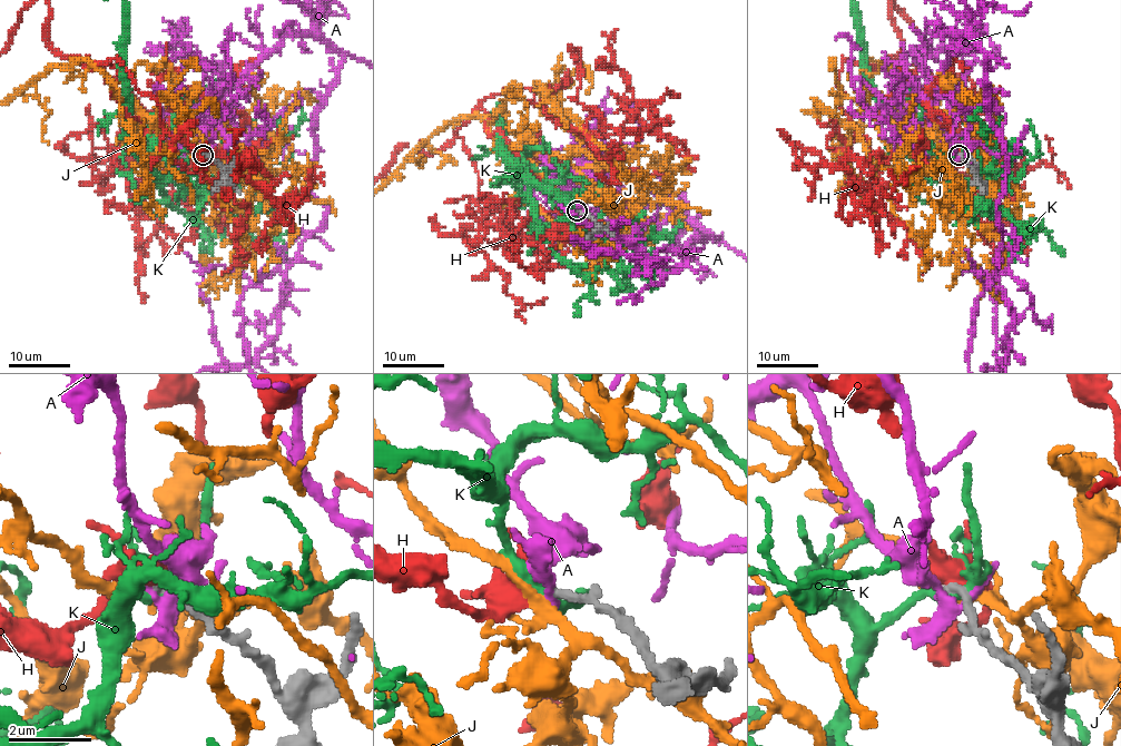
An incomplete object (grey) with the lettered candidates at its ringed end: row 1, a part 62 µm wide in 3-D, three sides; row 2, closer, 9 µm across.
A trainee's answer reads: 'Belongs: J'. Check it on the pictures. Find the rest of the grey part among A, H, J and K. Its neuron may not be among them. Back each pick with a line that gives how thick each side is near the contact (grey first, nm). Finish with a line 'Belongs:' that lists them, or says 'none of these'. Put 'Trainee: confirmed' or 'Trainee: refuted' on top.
Trainee: confirmed
J: 240/200 nm
Belongs: J

